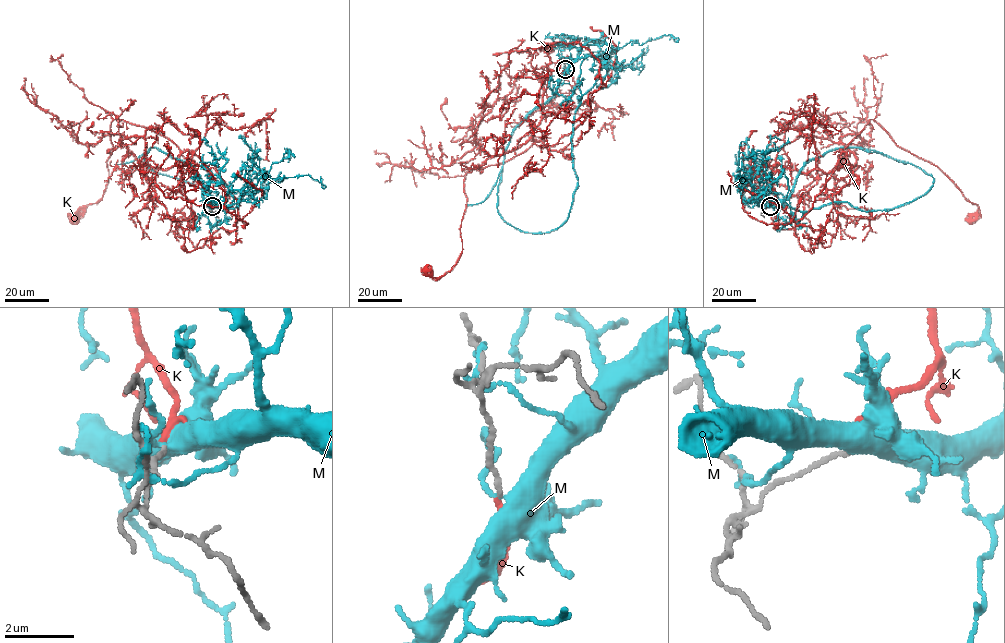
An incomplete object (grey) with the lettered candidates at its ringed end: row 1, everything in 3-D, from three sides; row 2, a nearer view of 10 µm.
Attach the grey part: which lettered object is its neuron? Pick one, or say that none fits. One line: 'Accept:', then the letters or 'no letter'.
Accept: K

